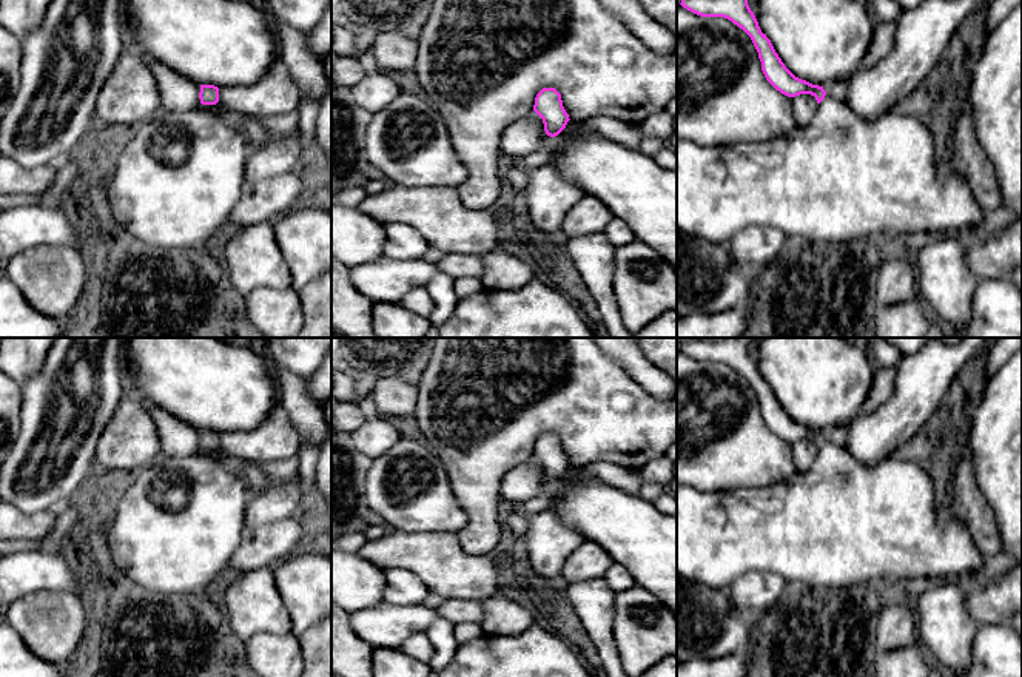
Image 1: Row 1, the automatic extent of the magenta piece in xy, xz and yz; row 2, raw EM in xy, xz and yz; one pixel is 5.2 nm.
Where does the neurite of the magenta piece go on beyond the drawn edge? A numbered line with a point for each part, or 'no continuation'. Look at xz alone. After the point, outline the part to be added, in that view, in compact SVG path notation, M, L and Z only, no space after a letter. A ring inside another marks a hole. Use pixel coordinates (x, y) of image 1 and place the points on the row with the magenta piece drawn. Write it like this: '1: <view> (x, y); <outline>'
no continuation

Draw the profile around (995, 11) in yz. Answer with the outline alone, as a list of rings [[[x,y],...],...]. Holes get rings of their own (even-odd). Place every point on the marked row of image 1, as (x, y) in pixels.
[[[993,0],[983,6],[983,32],[990,34],[1022,0]]]

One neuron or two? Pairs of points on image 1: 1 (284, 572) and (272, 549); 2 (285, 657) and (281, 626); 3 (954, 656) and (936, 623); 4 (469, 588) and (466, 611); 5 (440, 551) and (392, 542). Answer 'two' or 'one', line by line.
1: two
2: two
3: one
4: two
5: one

